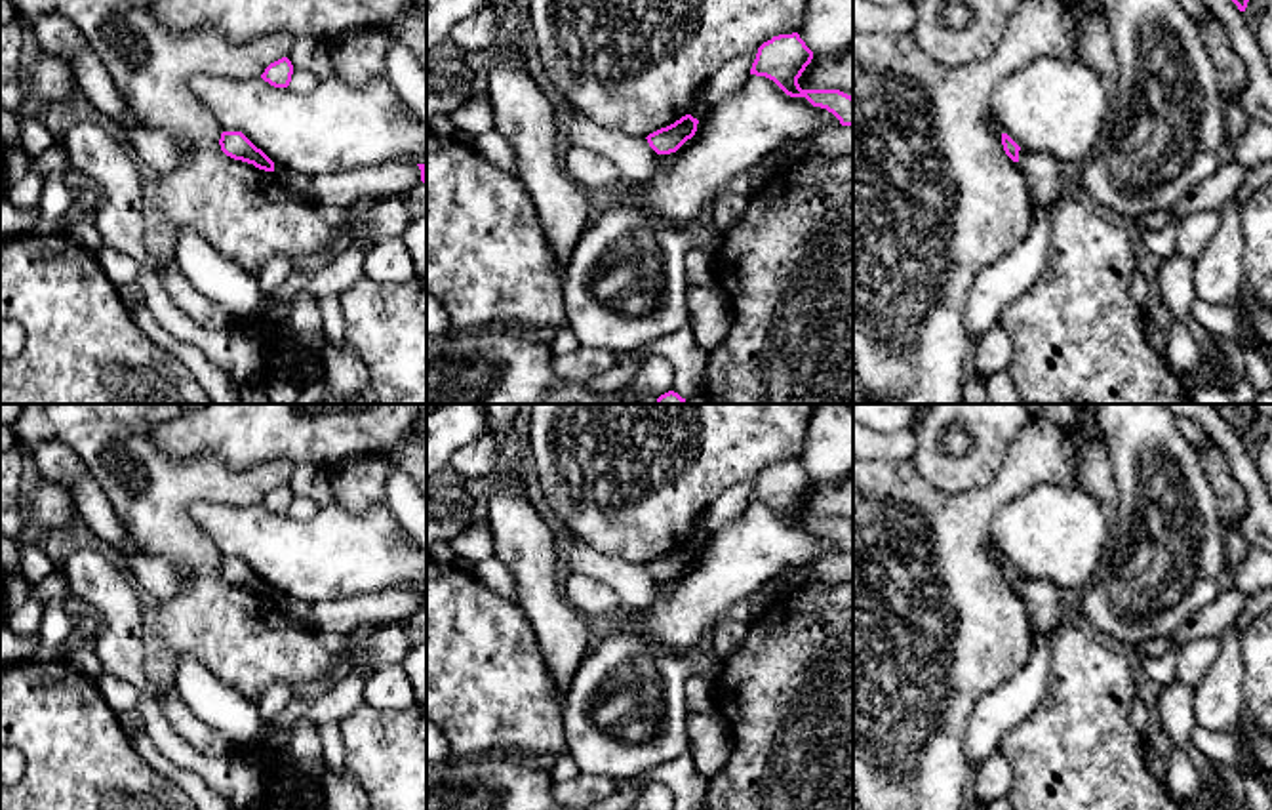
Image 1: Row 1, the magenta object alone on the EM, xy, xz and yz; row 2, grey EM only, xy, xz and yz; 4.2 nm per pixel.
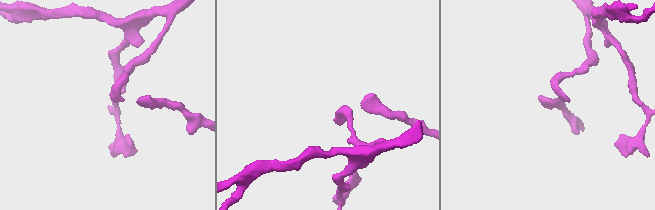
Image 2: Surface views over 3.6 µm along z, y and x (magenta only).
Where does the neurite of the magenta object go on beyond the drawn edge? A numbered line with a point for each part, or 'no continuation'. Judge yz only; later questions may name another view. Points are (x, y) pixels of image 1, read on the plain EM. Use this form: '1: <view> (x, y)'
no continuation

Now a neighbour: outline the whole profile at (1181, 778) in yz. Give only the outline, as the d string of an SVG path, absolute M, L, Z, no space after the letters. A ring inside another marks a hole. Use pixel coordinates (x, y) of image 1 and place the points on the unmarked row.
M1173 745L1165 762L1167 772L1162 781L1165 783L1169 795L1179 804L1196 800L1200 793L1200 778L1188 755L1181 747Z

